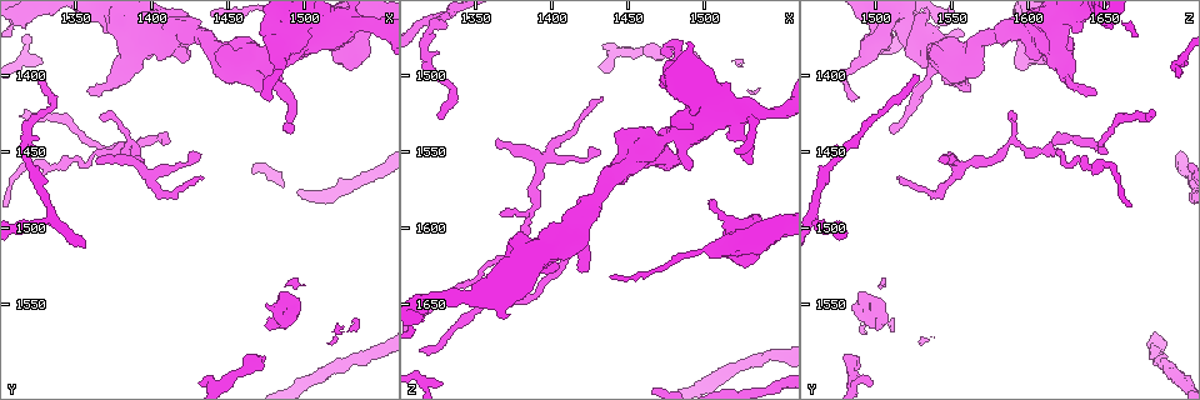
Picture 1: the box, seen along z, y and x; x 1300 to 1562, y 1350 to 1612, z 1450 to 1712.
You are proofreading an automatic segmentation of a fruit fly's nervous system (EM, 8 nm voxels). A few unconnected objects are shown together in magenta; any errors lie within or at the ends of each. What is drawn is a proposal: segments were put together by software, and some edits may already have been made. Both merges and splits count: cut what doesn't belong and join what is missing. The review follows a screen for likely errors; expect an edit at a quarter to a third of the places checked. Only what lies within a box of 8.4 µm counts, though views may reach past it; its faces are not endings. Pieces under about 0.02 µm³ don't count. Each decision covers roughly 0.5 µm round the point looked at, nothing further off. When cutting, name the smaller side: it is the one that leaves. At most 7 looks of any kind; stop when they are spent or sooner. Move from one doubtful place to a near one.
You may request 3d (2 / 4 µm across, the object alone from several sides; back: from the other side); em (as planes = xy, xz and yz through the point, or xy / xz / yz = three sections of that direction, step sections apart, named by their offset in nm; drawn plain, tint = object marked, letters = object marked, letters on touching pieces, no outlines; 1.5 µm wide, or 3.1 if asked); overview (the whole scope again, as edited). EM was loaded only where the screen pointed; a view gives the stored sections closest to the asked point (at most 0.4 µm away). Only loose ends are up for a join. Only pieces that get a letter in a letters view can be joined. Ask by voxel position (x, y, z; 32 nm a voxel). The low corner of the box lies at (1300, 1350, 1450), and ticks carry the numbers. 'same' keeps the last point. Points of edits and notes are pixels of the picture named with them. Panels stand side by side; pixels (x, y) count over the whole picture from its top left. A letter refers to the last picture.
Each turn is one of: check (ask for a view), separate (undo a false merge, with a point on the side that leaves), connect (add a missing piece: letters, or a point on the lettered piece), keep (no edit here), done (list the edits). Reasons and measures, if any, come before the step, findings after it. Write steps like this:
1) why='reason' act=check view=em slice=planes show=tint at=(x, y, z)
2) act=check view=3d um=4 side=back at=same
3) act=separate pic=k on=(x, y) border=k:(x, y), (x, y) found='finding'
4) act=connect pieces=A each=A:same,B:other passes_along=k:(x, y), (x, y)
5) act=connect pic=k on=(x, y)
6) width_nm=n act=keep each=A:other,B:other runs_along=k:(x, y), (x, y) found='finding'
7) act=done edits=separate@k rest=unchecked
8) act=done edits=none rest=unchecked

act=check view=em slice=yz step=8 show=letters at=(1366, 1426, 1590)

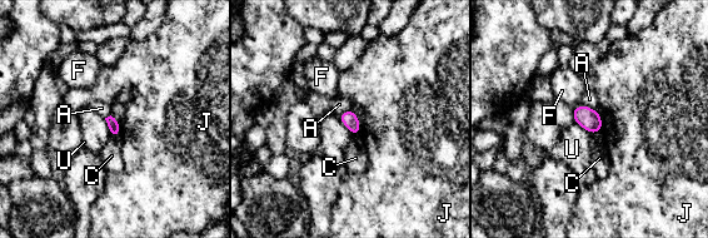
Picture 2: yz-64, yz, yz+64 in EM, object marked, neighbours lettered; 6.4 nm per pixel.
width_nm=70 act=keep each=A:other,C:other,F:other,J:other,U:other border=2:(579, 104), (588, 105), (598, 112) found='none of them fits'

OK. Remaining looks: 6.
why='tapers out' act=check view=3d um=4 at=(1328, 1400, 1524)

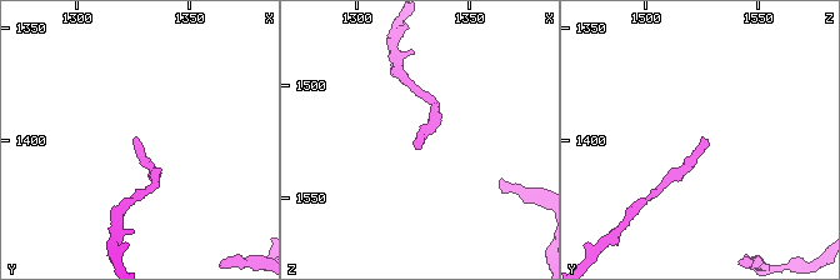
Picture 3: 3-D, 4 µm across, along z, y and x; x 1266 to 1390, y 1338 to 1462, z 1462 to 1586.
act=check view=em slice=planes show=letters at=(1327, 1399, 1524)

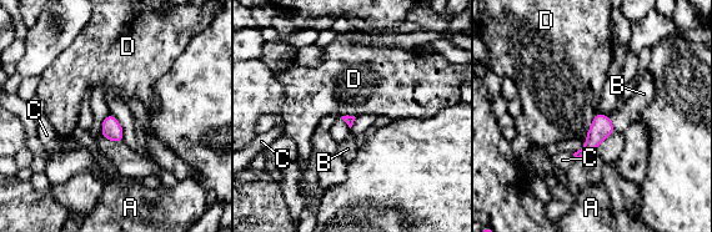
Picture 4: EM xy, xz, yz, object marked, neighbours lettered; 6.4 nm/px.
act=connect pieces=B each=A:other,B:same,C:other,D:other passes_along=4:(601, 127), (611, 122), (621, 119) found='it goes on there'

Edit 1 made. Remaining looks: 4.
why='see it whole again' act=check view=overview

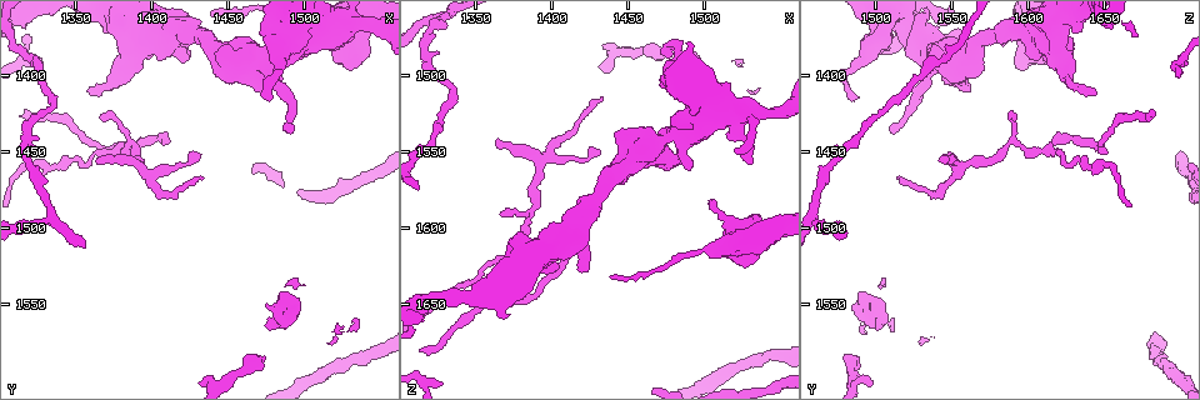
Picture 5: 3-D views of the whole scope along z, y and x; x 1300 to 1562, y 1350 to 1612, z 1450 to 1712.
act=check view=3d um=2 at=(1478, 1416, 1486)

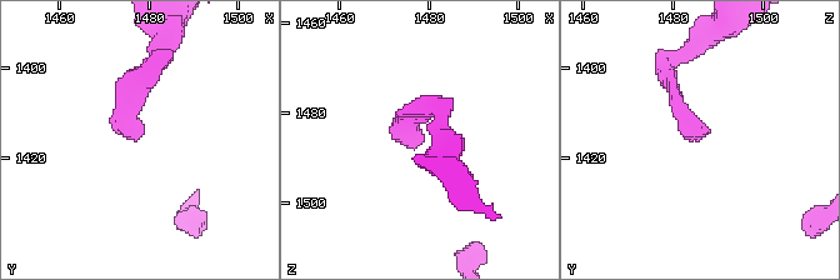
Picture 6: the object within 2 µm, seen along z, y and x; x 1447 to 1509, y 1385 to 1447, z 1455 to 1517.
act=check view=em slice=planes show=letters at=(1477, 1415, 1487)

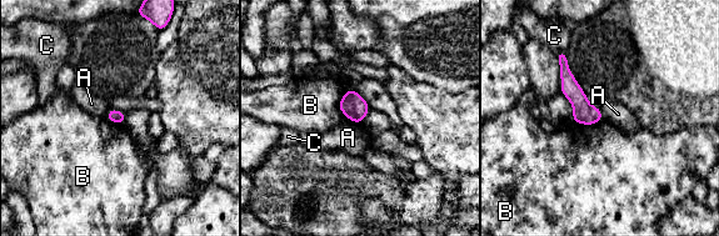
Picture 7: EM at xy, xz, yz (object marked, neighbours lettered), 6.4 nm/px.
act=keep each=A:other,B:other,C:other runs_along=7:(563, 59), (569, 88), (598, 118) found='no lettered piece goes on from it'

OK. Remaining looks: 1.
act=done edits=connect@4 rest=unchecked

